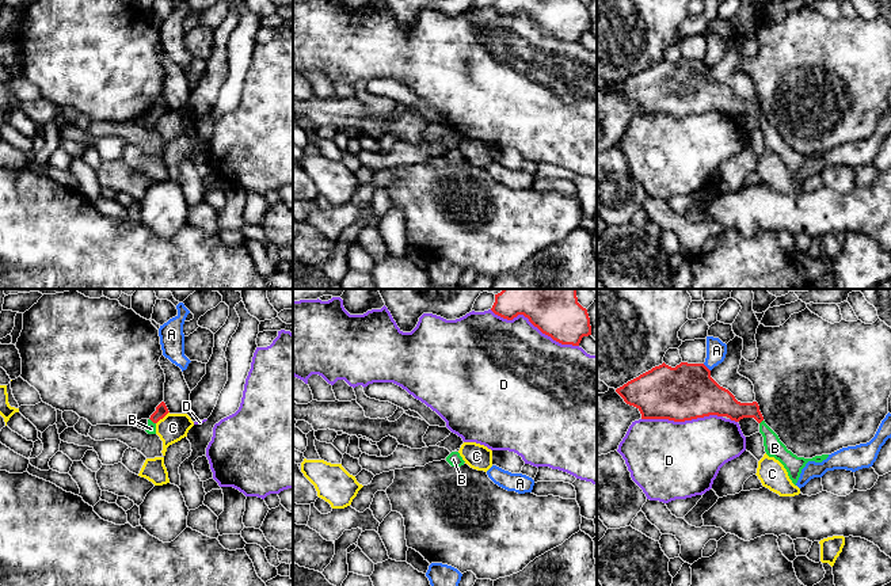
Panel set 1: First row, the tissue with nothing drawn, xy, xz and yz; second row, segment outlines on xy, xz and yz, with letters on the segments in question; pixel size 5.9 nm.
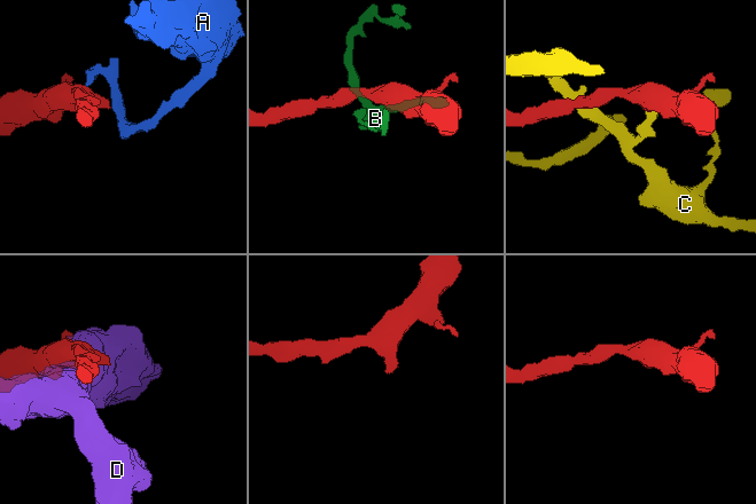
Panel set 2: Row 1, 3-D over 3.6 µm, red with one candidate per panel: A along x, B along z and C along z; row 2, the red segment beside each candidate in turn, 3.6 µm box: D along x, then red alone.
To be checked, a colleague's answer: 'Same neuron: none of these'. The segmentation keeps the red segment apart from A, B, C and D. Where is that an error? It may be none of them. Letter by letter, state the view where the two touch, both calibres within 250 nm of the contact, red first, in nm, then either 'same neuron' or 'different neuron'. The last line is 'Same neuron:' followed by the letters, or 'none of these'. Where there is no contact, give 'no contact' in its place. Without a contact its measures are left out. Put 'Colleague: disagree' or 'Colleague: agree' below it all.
A: meets red in yz; 320 nm thick on the red side, 120 nm on the other; different neuron
B: meets red in xy; 70 nm thick on the red side, 60 nm on the other; same neuron
C: meets red in xy; 70 nm thick on the red side, 170 nm on the other; different neuron
D: meets red in xz; 380 nm thick on the red side, 500 nm on the other; different neuron
Same neuron: B
Colleague: disagree

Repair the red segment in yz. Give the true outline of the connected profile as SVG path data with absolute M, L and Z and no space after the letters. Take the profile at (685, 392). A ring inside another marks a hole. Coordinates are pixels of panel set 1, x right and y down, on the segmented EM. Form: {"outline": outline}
{"outline": "M663 362L616 392L627 404L640 411L641 419L685 422L717 415L739 422L743 418L754 418L759 423L766 454L784 465L795 486L808 461L822 463L829 457L822 454L804 458L793 454L765 423L758 403L738 402L711 377L711 370L704 364L681 362L671 368Z"}

